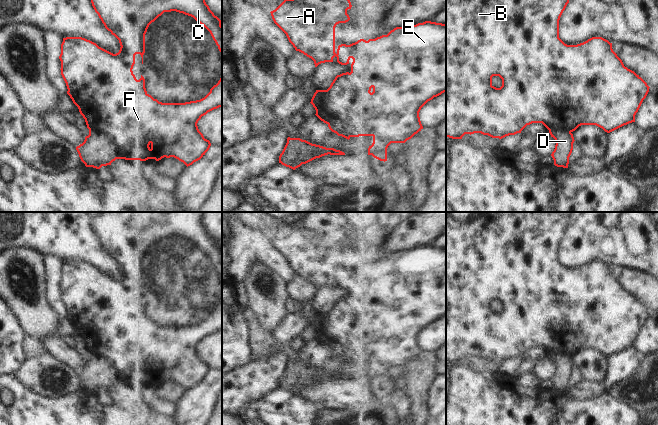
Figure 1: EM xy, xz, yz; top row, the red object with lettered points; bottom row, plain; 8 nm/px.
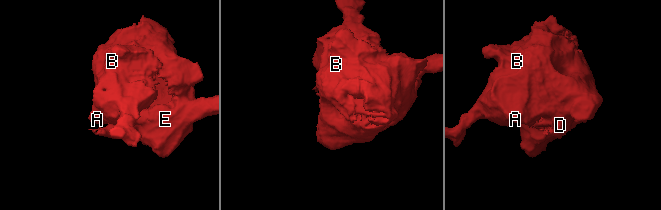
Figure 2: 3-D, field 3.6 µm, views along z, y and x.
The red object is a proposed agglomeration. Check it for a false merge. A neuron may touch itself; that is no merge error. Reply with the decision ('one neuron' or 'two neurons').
two neurons

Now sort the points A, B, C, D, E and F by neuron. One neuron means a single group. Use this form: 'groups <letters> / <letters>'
groups A B C E F / D

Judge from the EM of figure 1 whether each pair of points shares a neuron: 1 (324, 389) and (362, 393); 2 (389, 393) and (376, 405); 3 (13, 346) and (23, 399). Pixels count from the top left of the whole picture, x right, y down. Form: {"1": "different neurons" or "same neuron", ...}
{"1": "same neuron", "2": "different neurons", "3": "different neurons"}

